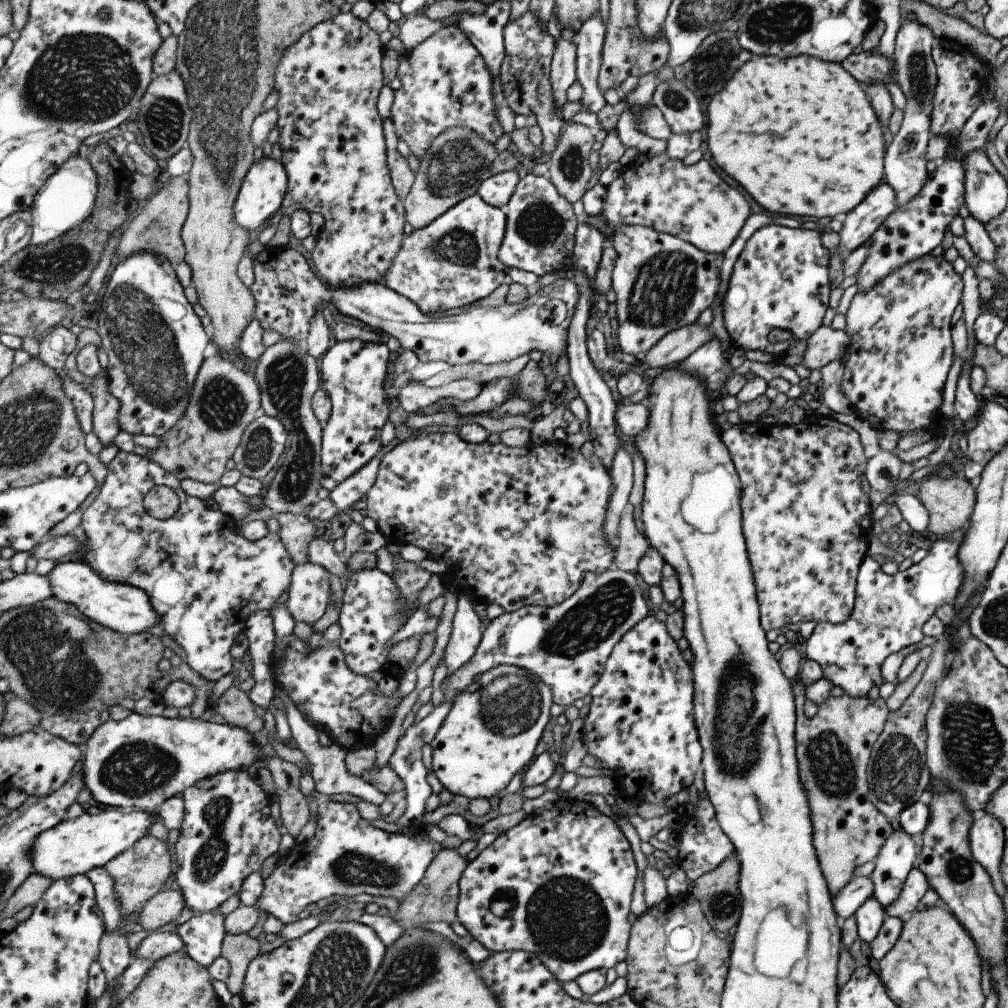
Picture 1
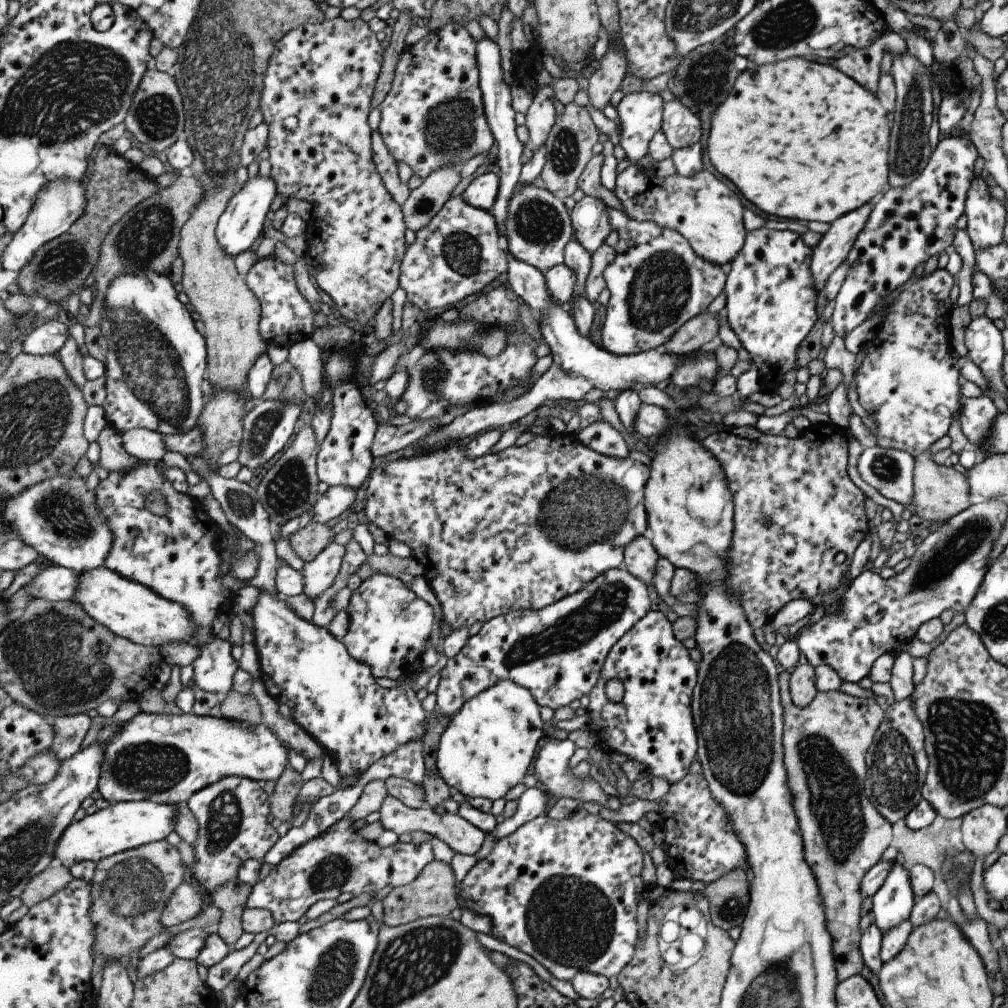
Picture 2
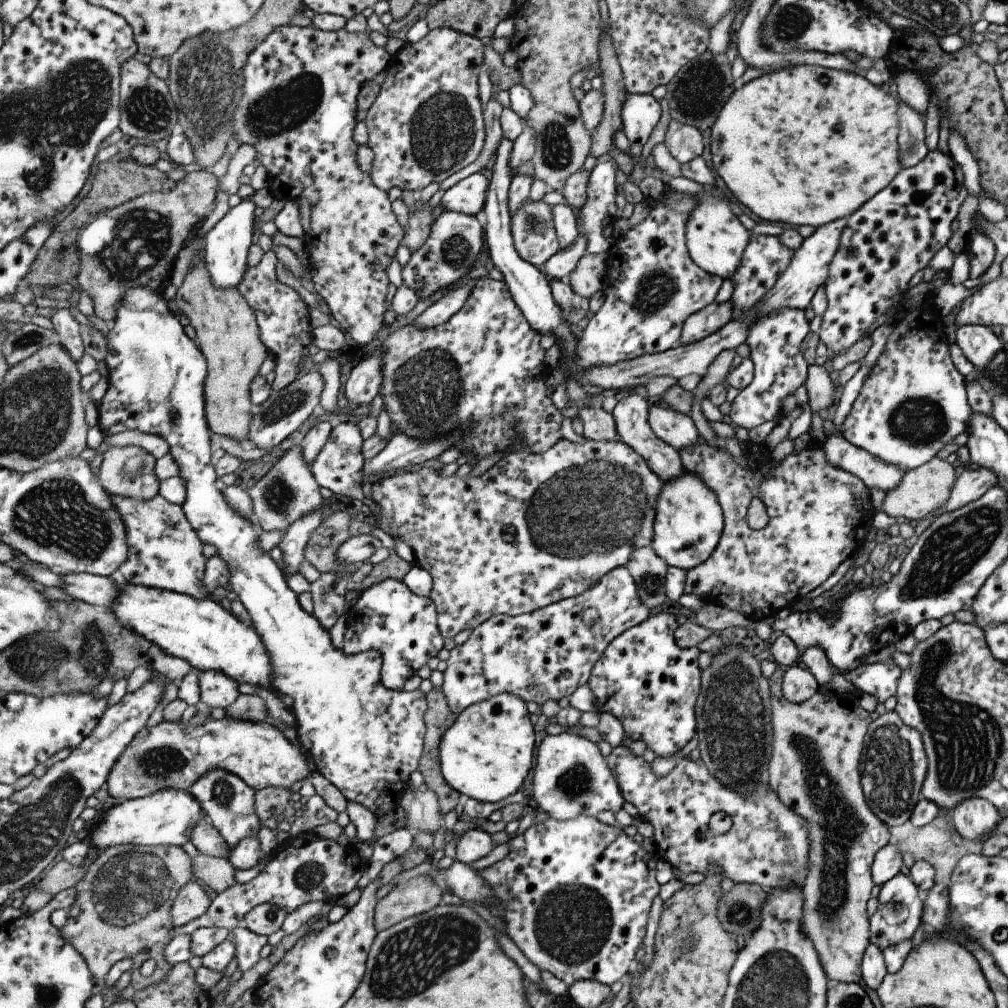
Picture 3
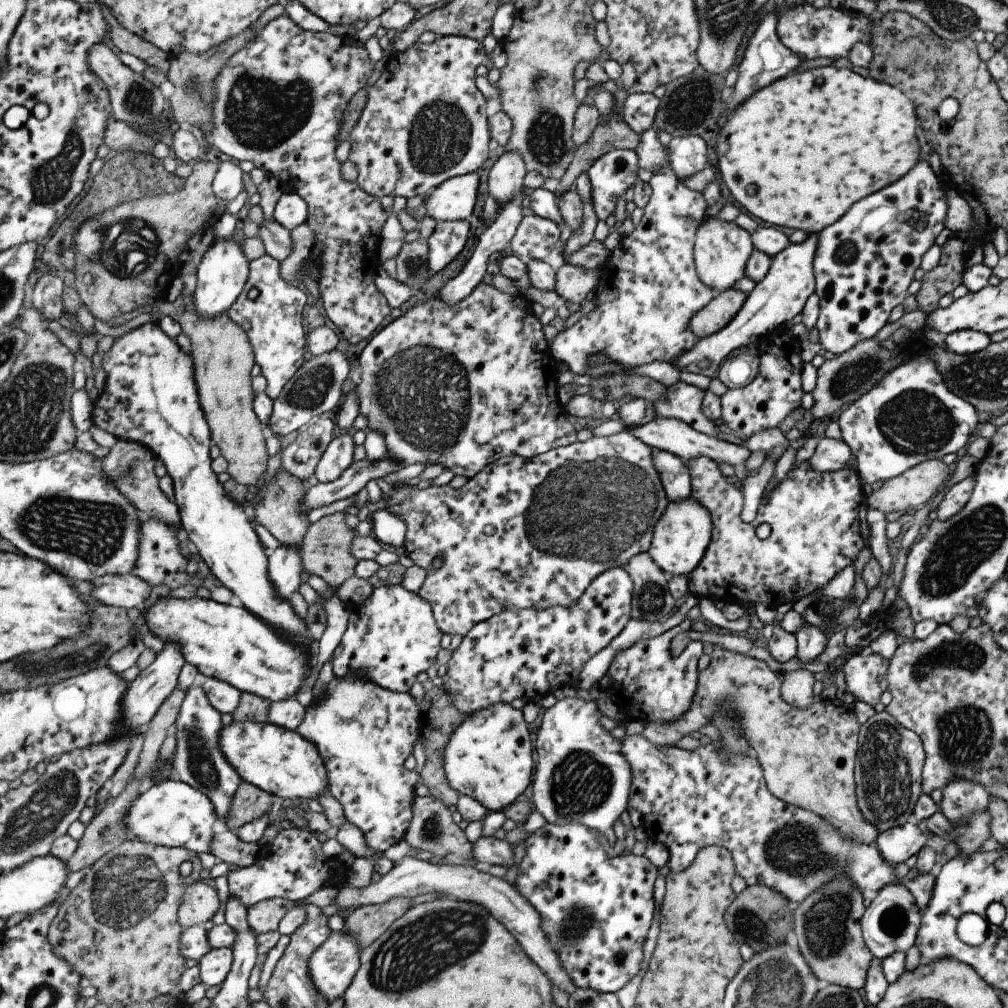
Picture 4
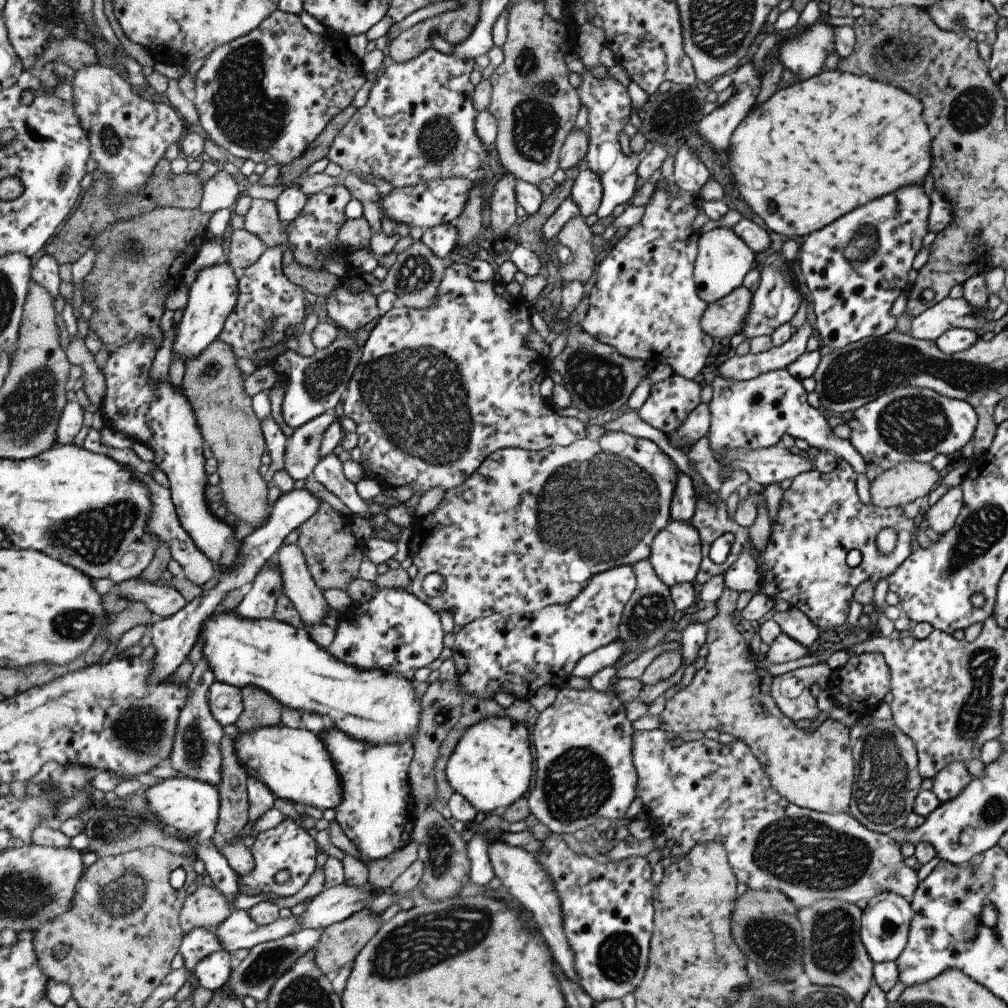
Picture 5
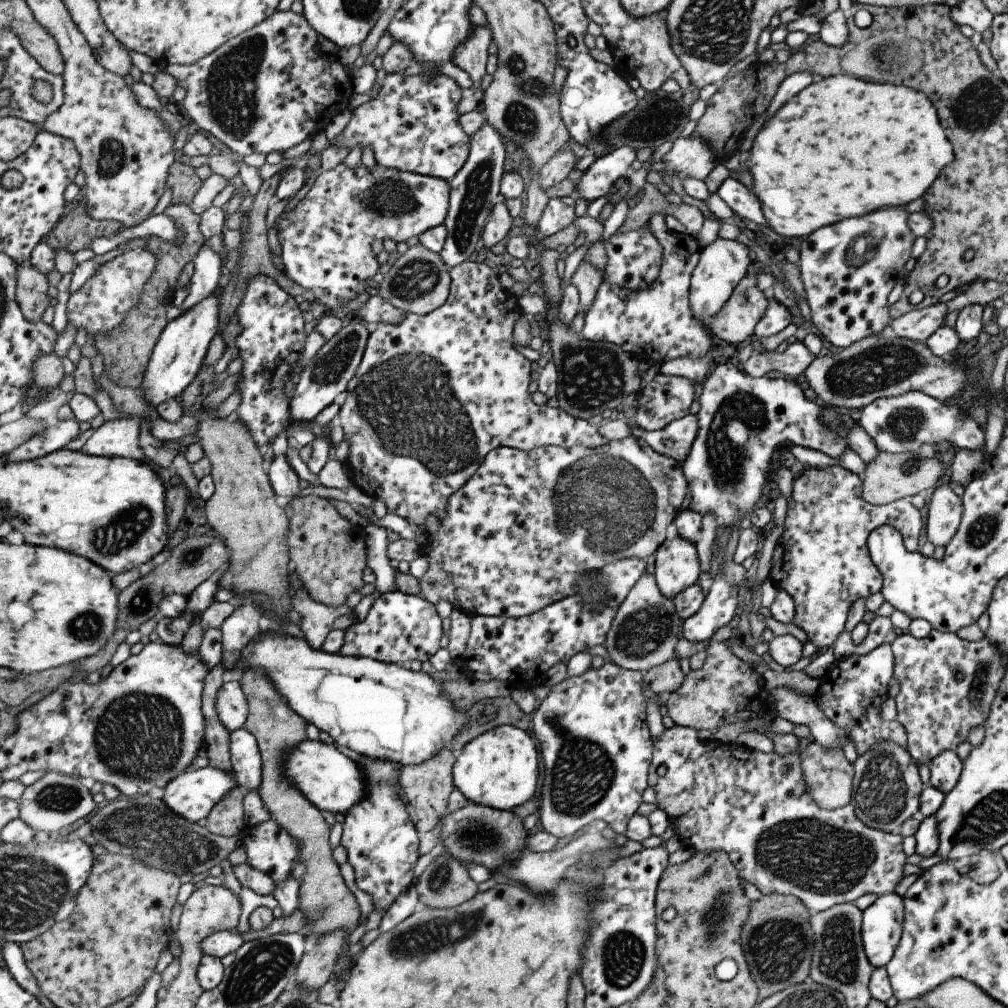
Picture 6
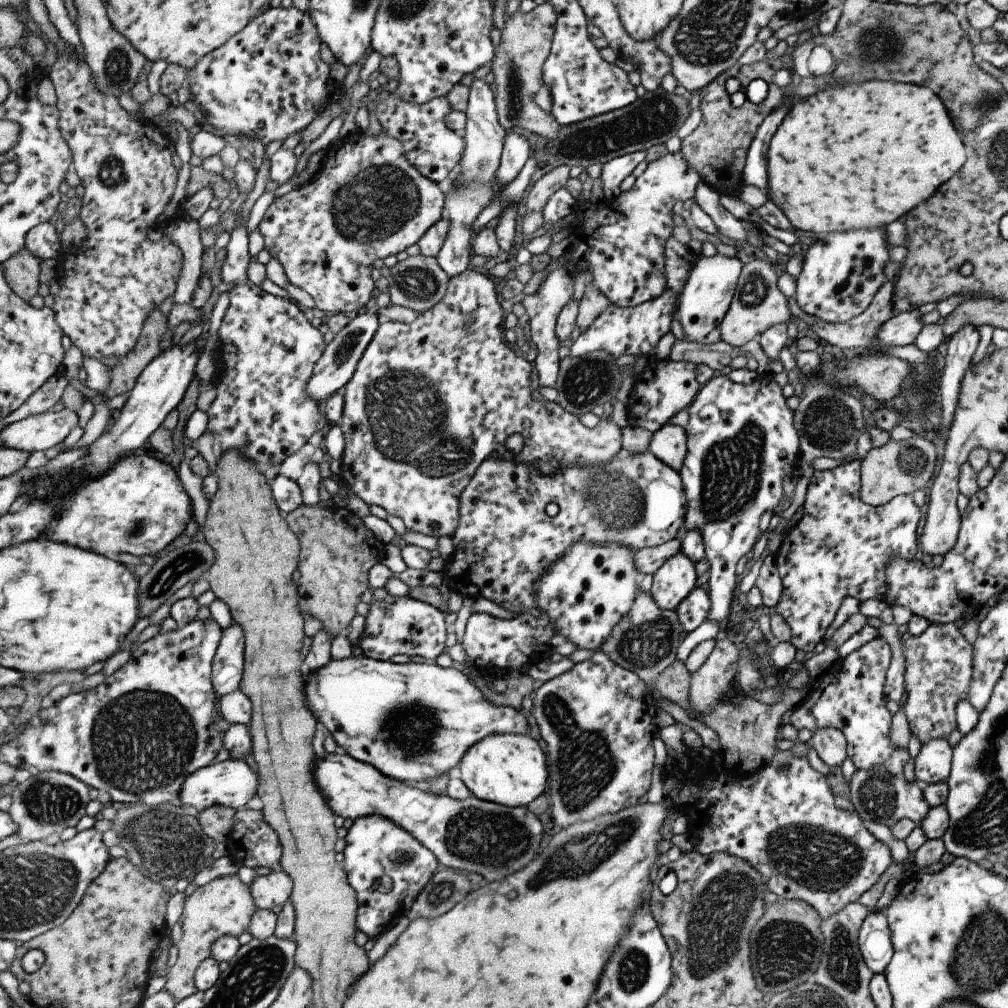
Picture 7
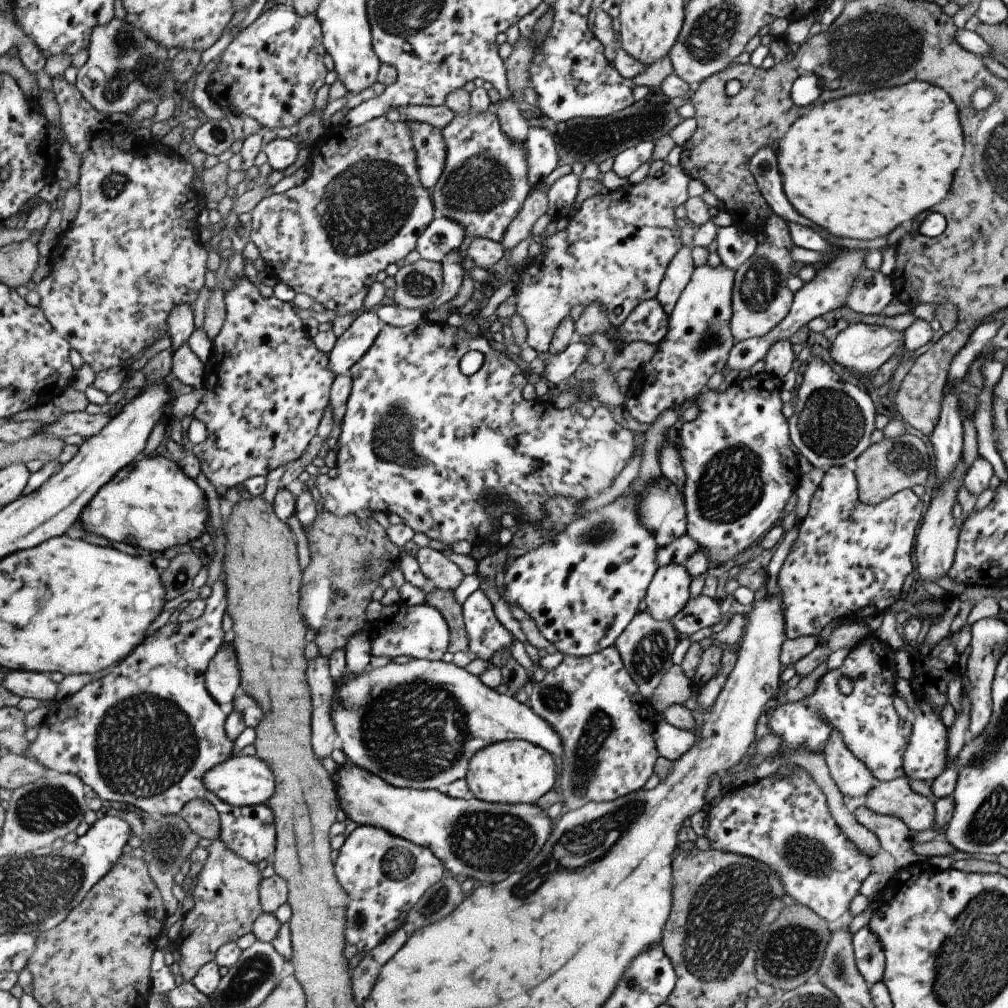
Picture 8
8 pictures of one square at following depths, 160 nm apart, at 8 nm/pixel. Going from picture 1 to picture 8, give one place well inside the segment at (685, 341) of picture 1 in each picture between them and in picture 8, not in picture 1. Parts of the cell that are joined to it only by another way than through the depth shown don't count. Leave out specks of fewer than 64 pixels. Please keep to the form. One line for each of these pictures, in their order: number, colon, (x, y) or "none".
2: (689, 337)
3: (710, 318)
4: (724, 305)
5: (723, 318)
6: (734, 323)
7: (757, 304)
8: (759, 300)

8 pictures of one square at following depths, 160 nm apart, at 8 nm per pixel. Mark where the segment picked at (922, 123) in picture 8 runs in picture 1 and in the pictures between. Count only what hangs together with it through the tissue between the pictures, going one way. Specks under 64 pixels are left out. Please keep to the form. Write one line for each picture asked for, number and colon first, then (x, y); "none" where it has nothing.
1: (798, 134)
2: (801, 140)
3: (805, 144)
4: (797, 153)
5: (813, 151)
6: (841, 147)
7: (864, 161)

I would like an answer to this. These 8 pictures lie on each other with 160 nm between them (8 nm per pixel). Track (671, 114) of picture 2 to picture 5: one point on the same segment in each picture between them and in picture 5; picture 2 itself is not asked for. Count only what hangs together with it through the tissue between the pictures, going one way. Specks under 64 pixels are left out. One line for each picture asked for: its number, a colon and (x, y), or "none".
3: (683, 142)
4: (686, 154)
5: (689, 174)

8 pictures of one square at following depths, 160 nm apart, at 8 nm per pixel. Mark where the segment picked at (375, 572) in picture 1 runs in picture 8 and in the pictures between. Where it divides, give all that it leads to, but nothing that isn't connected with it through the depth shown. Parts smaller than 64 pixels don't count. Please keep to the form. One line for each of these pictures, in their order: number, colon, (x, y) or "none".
2: (390, 624)
3: (403, 626)
4: (393, 636)
5: (395, 632)
6: (401, 627)
7: (395, 625)
8: (421, 631)

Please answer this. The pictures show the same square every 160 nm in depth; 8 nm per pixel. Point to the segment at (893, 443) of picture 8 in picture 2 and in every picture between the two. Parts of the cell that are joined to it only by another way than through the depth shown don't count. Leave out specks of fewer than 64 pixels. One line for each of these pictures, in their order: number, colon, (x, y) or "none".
2: (938, 492)
3: (922, 491)
4: (913, 487)
5: (896, 487)
6: (888, 477)
7: (900, 467)

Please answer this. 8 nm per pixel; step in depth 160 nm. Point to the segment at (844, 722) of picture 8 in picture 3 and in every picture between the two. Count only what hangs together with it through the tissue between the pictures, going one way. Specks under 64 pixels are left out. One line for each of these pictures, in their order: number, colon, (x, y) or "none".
3: (879, 679)
4: (865, 676)
5: (864, 680)
6: (851, 690)
7: (848, 696)

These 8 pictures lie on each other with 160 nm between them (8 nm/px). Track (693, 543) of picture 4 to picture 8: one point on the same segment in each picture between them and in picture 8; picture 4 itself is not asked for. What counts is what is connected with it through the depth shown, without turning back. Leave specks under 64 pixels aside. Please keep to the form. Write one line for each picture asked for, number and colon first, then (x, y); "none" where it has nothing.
5: (675, 555)
6: (676, 567)
7: (673, 580)
8: (668, 591)

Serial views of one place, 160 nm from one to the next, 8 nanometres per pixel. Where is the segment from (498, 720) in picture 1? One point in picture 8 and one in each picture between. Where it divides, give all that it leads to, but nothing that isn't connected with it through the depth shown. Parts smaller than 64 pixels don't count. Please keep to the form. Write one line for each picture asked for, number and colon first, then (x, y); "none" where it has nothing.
2: (487, 749)
3: (486, 755)
4: (489, 757)
5: (492, 766)
6: (500, 769)
7: (510, 769)
8: (516, 771)

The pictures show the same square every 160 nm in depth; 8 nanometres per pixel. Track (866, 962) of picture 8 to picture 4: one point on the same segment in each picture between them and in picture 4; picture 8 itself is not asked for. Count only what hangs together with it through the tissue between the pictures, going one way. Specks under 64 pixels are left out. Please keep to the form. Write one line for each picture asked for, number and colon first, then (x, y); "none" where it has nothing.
4: (890, 922)
5: (884, 922)
6: (881, 925)
7: (873, 941)

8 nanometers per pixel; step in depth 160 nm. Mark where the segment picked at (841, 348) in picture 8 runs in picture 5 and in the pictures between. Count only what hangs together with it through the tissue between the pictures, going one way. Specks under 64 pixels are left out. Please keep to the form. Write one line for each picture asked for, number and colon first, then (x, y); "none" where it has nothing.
5: (948, 313)
6: (917, 325)
7: (901, 329)

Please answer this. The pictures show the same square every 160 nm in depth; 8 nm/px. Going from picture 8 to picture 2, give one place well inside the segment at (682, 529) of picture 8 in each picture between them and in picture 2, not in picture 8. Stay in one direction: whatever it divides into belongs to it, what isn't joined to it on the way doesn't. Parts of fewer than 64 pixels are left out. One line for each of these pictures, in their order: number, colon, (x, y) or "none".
2: (522, 528)
3: (536, 528)
4: (524, 533)
5: (499, 541)
6: (529, 527)
7: (505, 543)

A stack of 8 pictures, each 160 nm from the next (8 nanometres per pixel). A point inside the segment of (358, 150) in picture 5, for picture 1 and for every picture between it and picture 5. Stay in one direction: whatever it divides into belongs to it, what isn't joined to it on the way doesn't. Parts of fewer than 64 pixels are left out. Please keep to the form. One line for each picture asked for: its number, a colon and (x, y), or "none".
1: (445, 82)
2: (435, 116)
3: (427, 124)
4: (425, 122)

